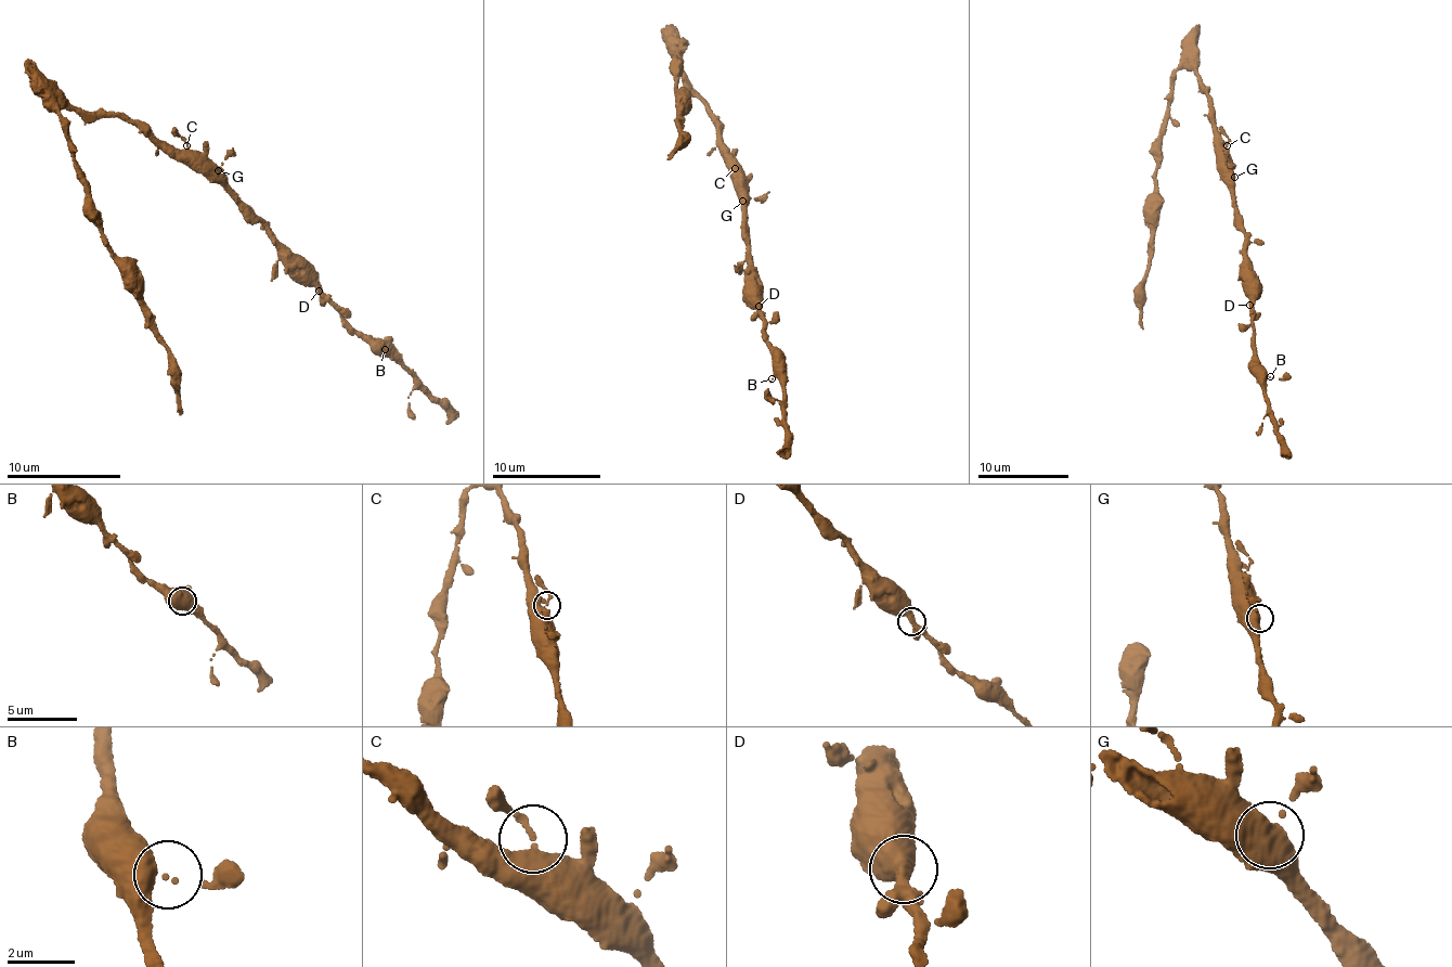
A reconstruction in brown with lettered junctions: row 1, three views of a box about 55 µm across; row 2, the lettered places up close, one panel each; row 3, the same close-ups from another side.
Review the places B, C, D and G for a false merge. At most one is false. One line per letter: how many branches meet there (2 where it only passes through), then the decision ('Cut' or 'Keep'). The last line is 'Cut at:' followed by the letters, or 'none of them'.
B: Branches: 2. Keep
C: Branches: 2. Cut
D: Branches: 2. Keep
G: Branches: 2. Keep
Cut at: C

